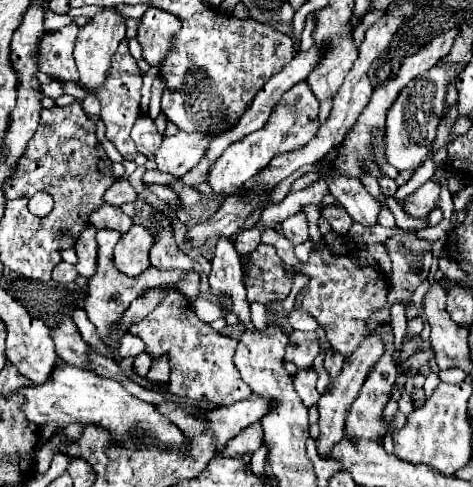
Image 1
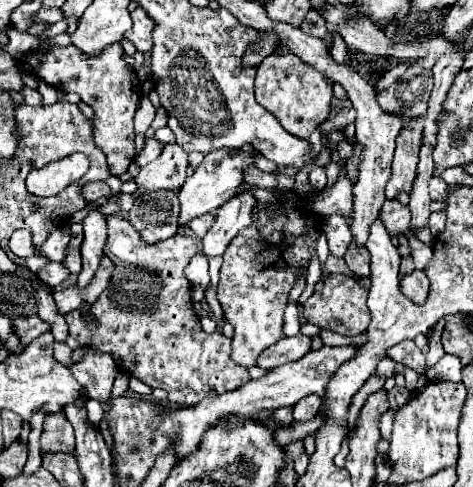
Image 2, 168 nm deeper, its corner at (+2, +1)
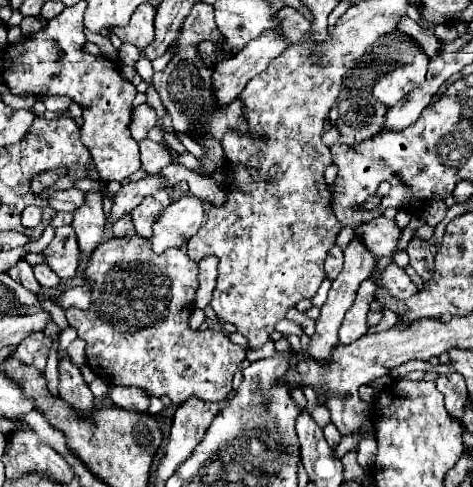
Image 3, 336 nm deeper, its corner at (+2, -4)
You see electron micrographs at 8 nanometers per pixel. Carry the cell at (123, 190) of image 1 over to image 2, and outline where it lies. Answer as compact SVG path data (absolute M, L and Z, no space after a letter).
M88 182L88 184L82 188L82 198L88 200L88 202L96 202L98 198L110 196L110 194L112 194L112 192L110 192L108 184L104 184L104 182Z

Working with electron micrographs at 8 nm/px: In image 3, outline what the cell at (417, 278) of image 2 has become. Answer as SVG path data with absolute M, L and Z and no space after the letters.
M392 263L390 267L386 267L386 271L382 273L372 273L372 279L382 283L390 295L394 295L396 299L404 299L404 297L412 297L418 293L416 285L412 283L412 279L406 275L406 271L402 267L398 267L396 263Z

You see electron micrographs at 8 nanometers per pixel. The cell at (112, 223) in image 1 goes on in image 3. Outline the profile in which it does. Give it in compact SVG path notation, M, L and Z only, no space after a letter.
M140 235L112 237L92 253L86 269L86 279L94 279L94 295L88 311L70 307L66 319L76 329L78 337L86 341L86 357L90 369L110 385L134 385L154 397L168 395L180 407L190 397L202 401L222 401L232 391L232 377L238 365L246 359L246 349L234 345L223 331L190 329L190 315L194 311L194 295L198 291L198 263L182 249L172 247L162 255L150 249L148 239Z

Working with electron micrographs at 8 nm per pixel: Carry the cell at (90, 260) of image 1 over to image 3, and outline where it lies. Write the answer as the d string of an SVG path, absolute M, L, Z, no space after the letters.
M58 227L52 243L44 251L46 263L50 269L62 277L70 279L78 271L78 261L80 261L80 251L78 251L78 239L74 235L72 227Z

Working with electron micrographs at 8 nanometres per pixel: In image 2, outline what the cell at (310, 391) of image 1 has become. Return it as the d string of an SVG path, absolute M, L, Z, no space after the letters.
M306 396L306 398L302 398L302 400L294 406L294 420L296 420L296 422L312 420L312 418L318 414L320 404L322 404L322 400L320 400L318 396Z

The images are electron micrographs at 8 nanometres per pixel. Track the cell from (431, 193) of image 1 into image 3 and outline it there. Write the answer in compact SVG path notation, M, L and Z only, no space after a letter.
M376 217L370 223L364 223L362 227L362 241L372 251L376 259L384 255L392 255L398 241L400 241L402 229L396 225L396 221L386 217Z

